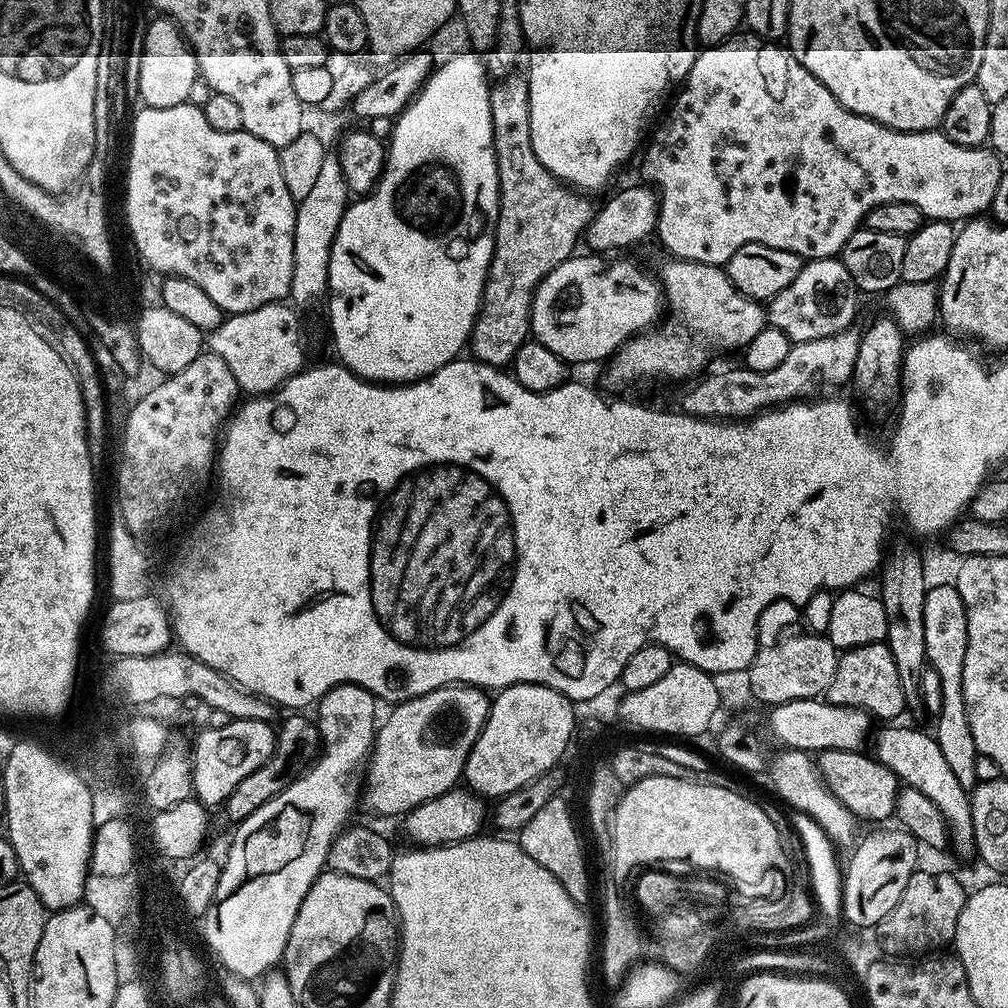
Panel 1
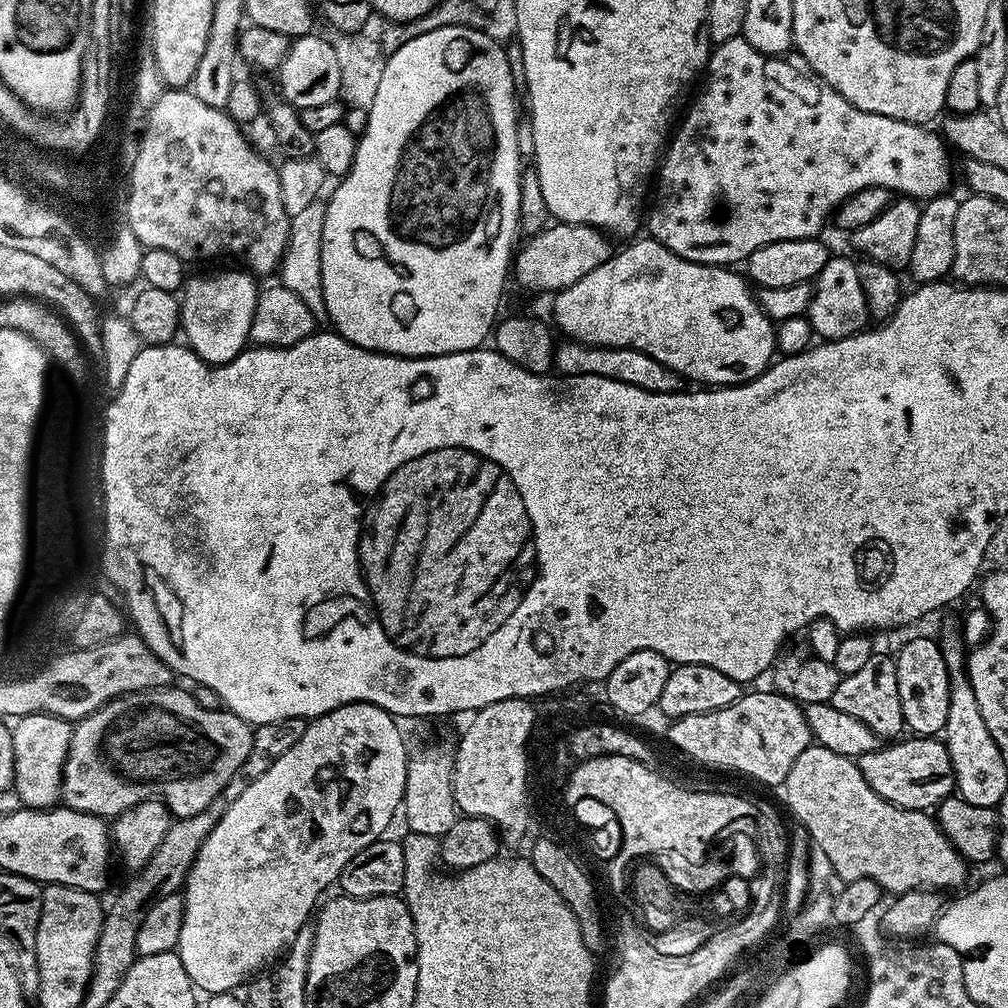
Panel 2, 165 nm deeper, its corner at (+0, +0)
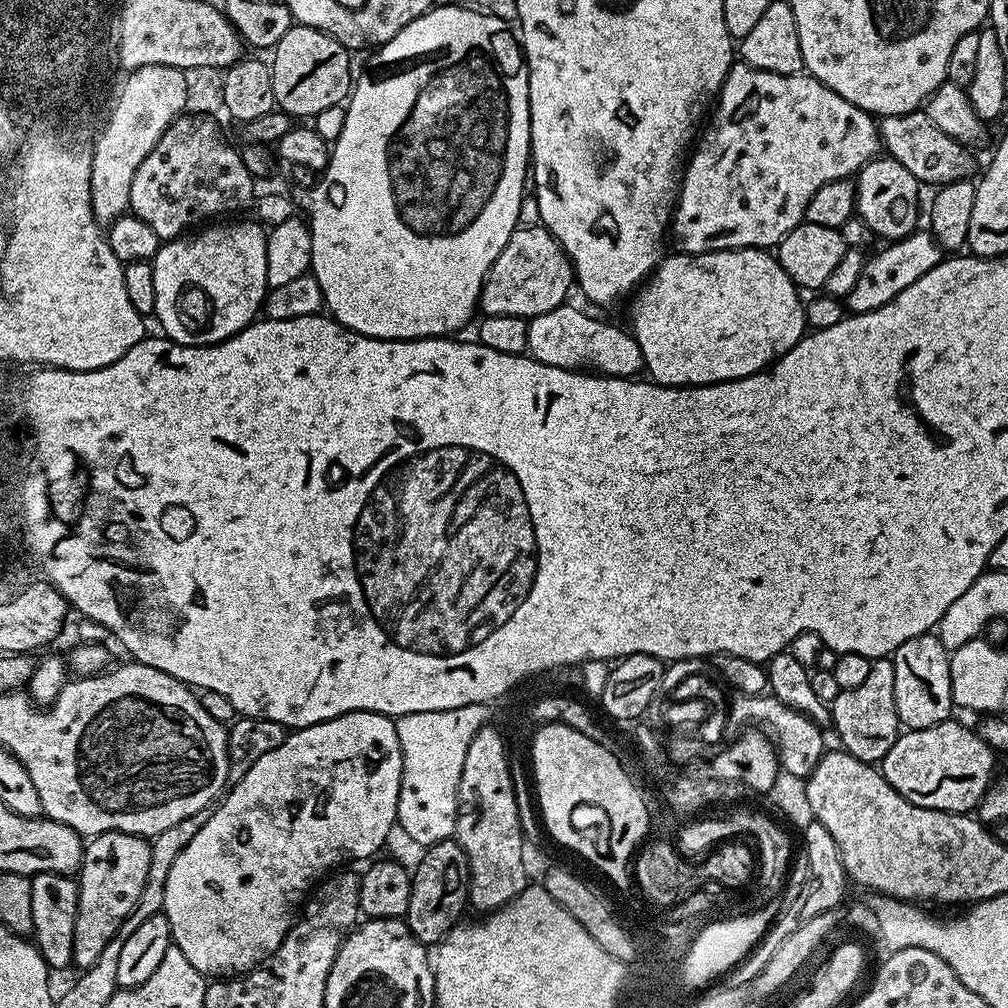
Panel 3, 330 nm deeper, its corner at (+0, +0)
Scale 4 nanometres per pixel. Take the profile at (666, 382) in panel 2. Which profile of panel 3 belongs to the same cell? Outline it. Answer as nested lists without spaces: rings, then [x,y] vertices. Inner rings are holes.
[[[565,302],[546,314],[538,314],[528,320],[528,351],[532,359],[546,366],[569,370],[591,370],[596,374],[636,378],[644,368],[644,355],[631,331],[595,320],[580,308],[571,308]]]

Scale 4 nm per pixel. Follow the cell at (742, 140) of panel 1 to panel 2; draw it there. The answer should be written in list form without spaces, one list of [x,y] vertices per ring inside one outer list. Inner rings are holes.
[[[743,35],[730,38],[726,42],[715,45],[708,57],[708,67],[704,80],[704,93],[700,101],[688,112],[684,121],[679,121],[678,127],[671,133],[670,143],[662,156],[662,163],[658,168],[658,175],[654,180],[654,196],[656,205],[648,216],[648,228],[651,239],[662,246],[666,246],[674,254],[686,258],[690,262],[699,264],[719,264],[721,266],[736,266],[736,263],[747,261],[751,252],[758,250],[758,246],[770,242],[786,242],[787,240],[810,240],[821,235],[824,223],[833,219],[837,208],[846,198],[858,194],[866,186],[882,186],[889,188],[893,194],[904,198],[911,198],[917,202],[933,200],[935,196],[945,195],[952,184],[952,160],[948,157],[949,145],[943,135],[927,132],[927,127],[911,124],[905,120],[886,118],[882,114],[863,112],[858,110],[842,94],[838,94],[823,80],[809,74],[803,67],[795,68],[787,64],[784,58],[765,58],[756,52],[750,42],[744,40]]]

